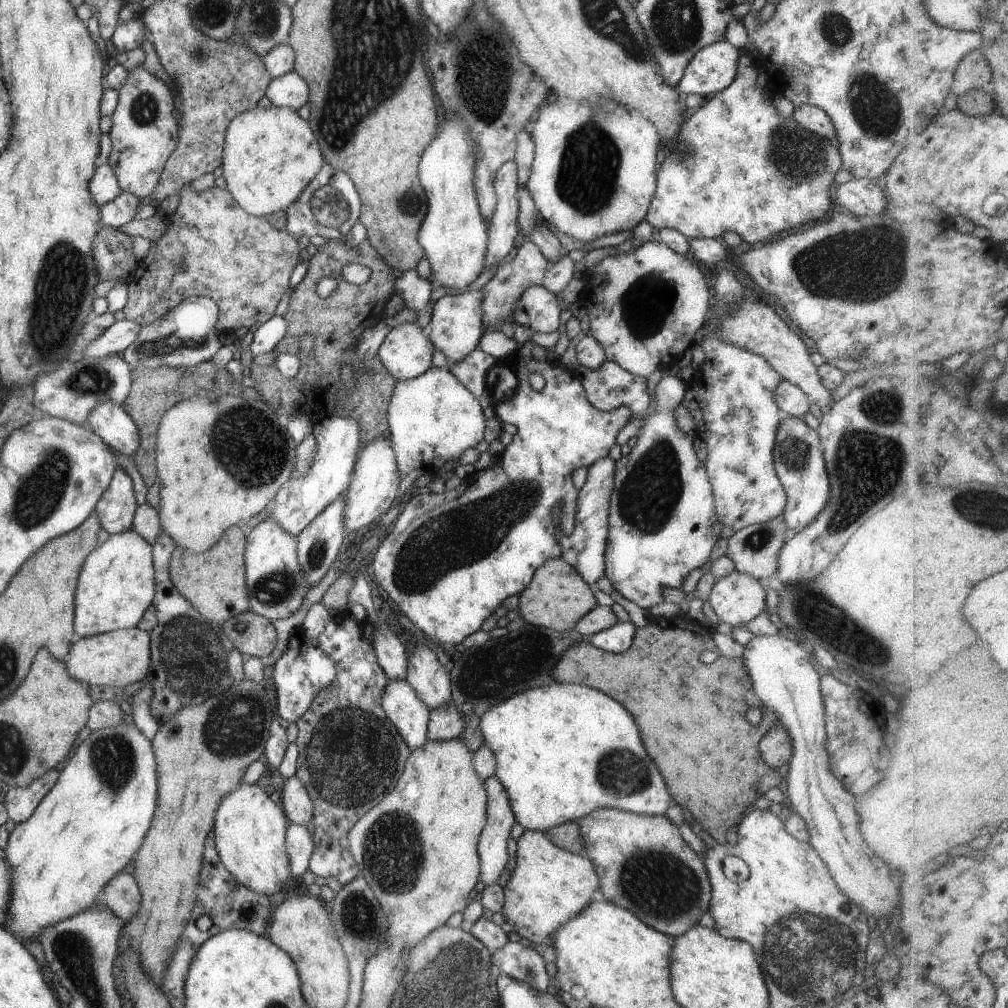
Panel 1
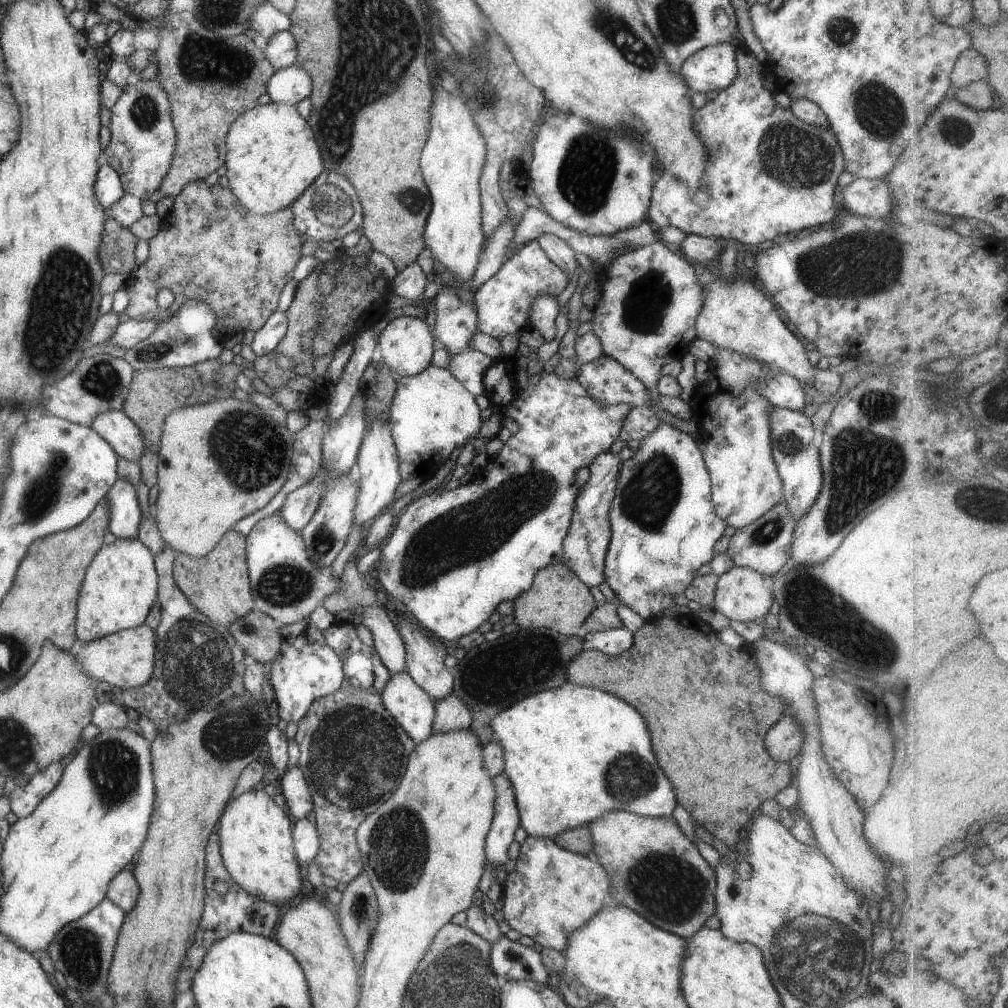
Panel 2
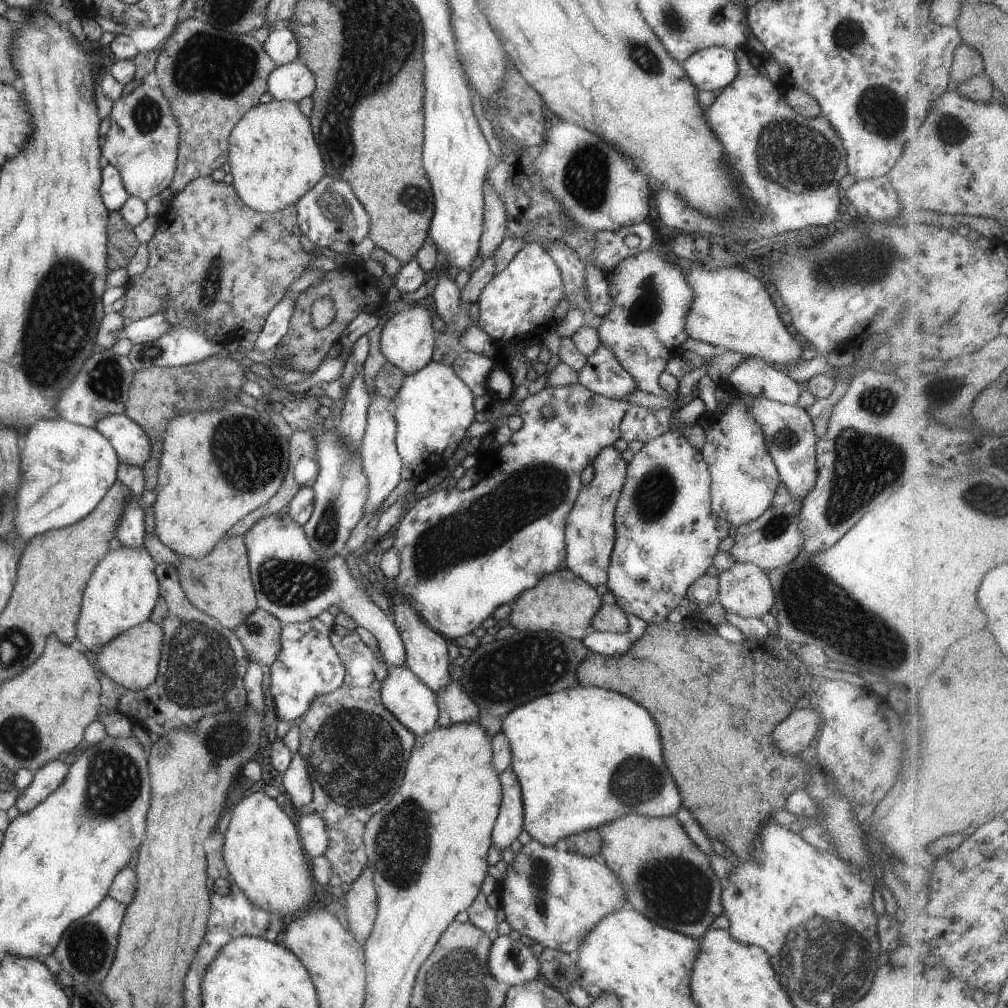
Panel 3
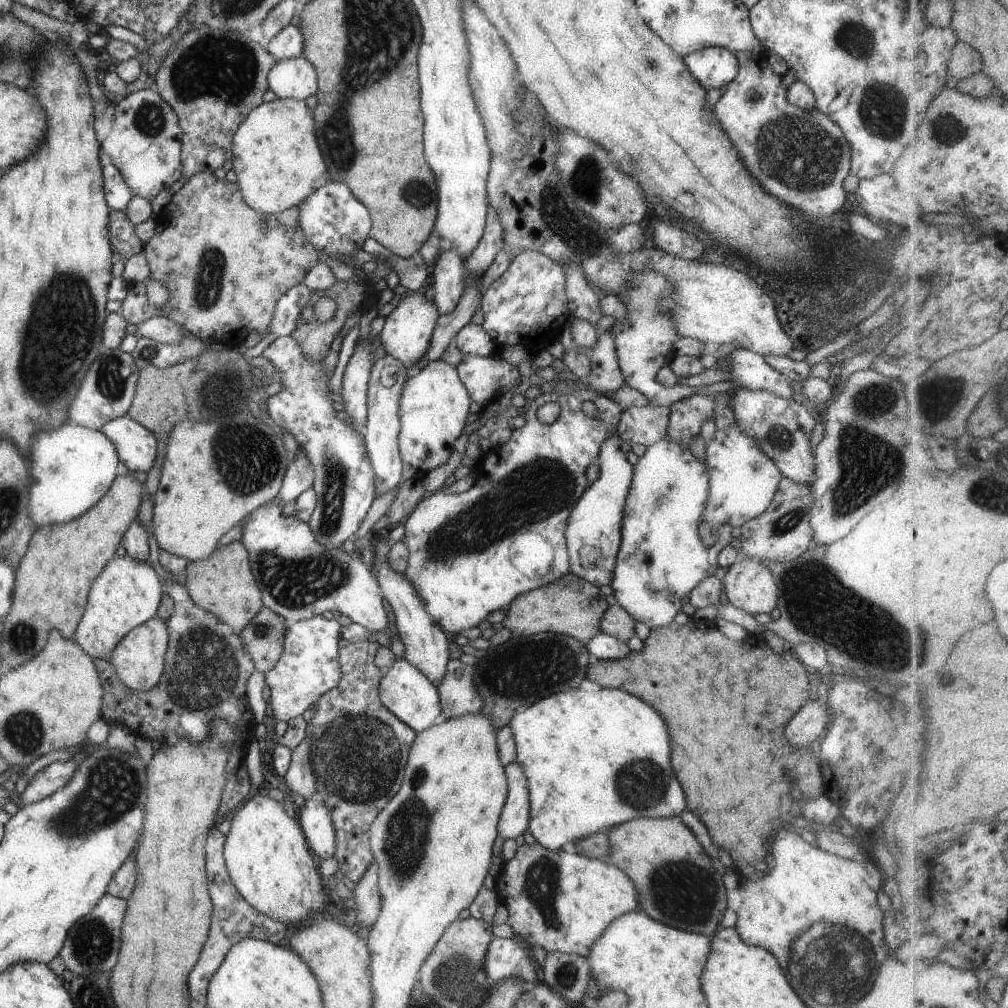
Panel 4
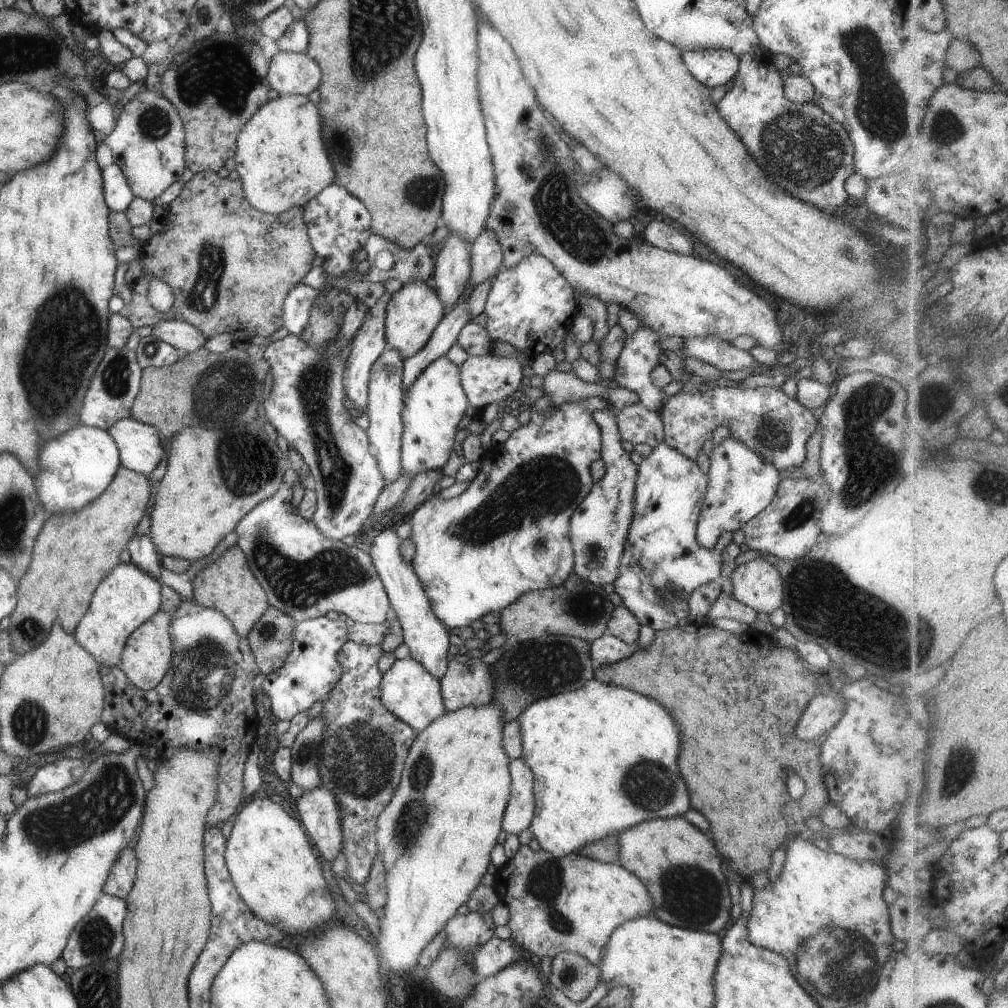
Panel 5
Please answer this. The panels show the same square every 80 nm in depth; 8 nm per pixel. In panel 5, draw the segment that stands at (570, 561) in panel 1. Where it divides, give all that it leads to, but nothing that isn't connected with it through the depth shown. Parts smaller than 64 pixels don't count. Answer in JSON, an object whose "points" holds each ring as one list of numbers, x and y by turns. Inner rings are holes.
{"points":[[613,405,611,409,605,407,595,411,592,413,592,417,600,430,600,459,603,461,605,472,597,482,593,483,591,490,570,516,568,520,568,540,574,556,572,572,584,581,603,587,605,584,611,584,618,577,619,559,623,554,626,536,633,516,634,482,638,466,629,459,629,455,621,447,622,438,618,431,616,412,613,410]]}

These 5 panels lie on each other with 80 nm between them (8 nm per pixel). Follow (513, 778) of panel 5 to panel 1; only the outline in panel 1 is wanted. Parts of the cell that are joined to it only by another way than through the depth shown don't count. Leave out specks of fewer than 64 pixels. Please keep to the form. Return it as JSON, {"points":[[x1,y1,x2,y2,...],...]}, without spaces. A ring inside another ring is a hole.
{"points":[[495,775,488,776,483,779,483,786,486,790,486,821,483,830,477,841,477,852,479,857,479,876,478,881,483,884,490,885,495,883,502,874,505,863,507,862,507,838,509,838,509,830,515,824,515,817,504,789]]}

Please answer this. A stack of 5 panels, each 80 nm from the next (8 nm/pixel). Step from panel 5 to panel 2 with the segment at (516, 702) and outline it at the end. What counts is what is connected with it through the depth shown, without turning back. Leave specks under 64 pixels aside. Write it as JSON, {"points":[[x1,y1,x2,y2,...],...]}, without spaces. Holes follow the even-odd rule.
{"points":[[537,627,519,628,514,633,499,636,493,642,483,642,481,652,467,652,463,656,463,664,457,664,463,668,459,668,459,672,455,668,451,671,454,678,452,692,471,708,469,730,478,736,480,745,486,745,493,739,491,716,531,692,562,685,566,681,567,662,583,649,582,639,576,635,568,637,549,628]]}

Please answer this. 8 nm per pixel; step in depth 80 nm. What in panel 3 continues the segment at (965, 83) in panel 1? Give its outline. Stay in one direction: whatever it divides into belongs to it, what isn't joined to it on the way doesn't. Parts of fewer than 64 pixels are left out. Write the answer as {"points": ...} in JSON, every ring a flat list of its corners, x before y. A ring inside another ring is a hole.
{"points":[[963,42,955,51,954,64,950,70,950,77,954,85,982,75,986,72,983,55,971,45]]}

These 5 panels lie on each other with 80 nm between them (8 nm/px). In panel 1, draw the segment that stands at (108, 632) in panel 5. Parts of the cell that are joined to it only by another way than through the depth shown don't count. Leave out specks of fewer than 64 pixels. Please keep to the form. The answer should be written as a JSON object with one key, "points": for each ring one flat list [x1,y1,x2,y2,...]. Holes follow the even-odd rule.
{"points":[[132,528,109,535,81,565,74,594,72,640,136,626,155,592,152,546]]}

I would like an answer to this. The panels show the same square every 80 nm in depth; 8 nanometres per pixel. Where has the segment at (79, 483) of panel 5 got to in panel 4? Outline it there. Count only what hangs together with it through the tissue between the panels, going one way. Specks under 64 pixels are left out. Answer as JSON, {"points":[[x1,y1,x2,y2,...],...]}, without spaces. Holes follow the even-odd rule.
{"points":[[69,421,32,436,25,462,28,468,28,518,31,531,40,526,67,522,90,509,111,486,117,476,115,467,119,463,115,447,99,429,82,427]]}

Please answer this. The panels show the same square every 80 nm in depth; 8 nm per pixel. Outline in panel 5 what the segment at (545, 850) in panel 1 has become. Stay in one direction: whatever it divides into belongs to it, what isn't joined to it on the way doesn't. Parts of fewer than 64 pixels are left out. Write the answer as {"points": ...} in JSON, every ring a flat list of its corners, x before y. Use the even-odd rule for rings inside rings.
{"points":[[520,845,513,858,506,860,493,874,492,888,498,896,498,900,501,901,508,910,509,918,506,925,510,930,510,940,517,944,519,949,527,950,531,954,535,954,540,959,543,956,552,959,557,953,567,951,568,953,578,954,580,957,587,959,592,965,597,966,600,958,602,957,602,949,607,942,612,930,619,926,622,922,630,921,637,917,649,917,652,916,652,900,650,894,647,892,646,886,637,878,634,874,631,874,628,870,625,870,617,863,602,863,589,857,583,856,580,852,573,852,565,855,561,858,555,858,552,854,549,854,543,849,539,849,536,852,529,849,528,846]]}

